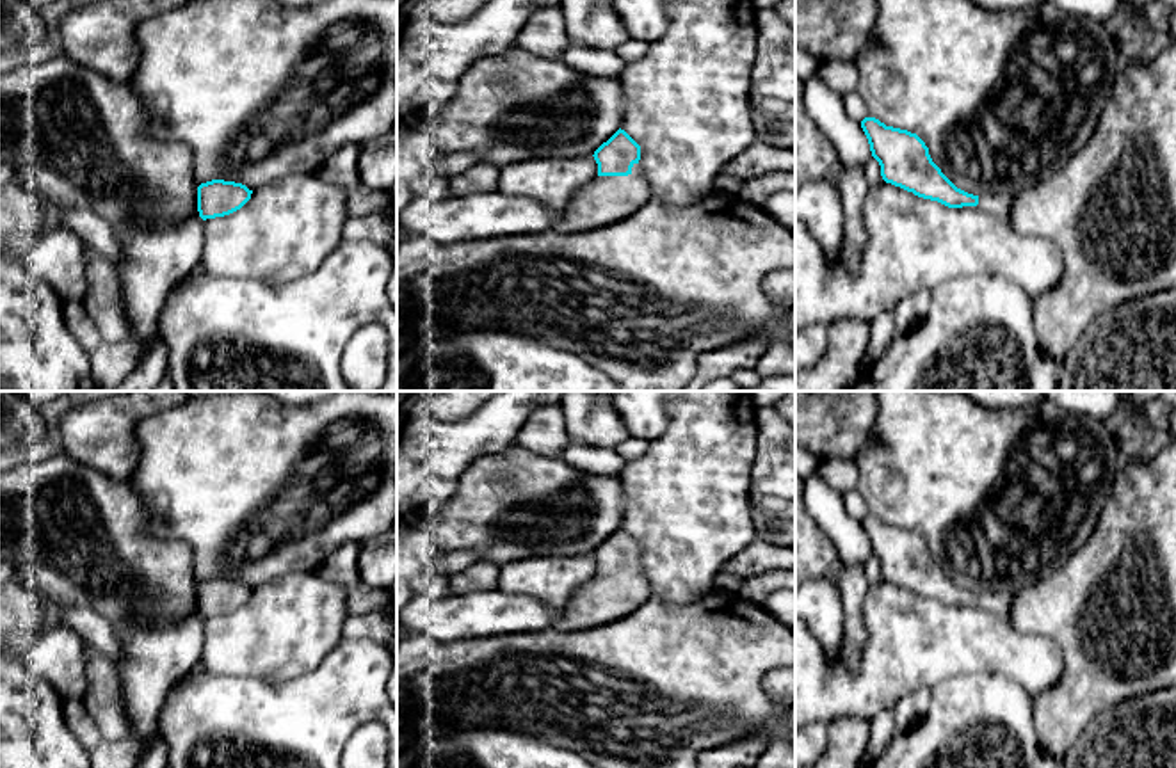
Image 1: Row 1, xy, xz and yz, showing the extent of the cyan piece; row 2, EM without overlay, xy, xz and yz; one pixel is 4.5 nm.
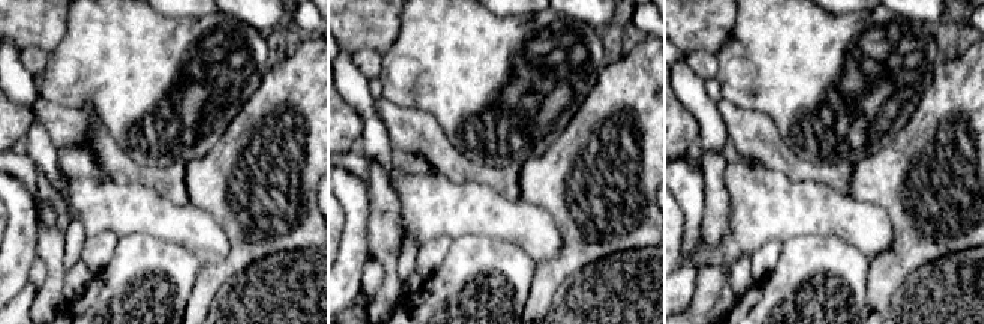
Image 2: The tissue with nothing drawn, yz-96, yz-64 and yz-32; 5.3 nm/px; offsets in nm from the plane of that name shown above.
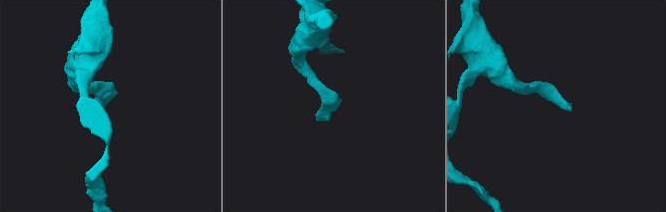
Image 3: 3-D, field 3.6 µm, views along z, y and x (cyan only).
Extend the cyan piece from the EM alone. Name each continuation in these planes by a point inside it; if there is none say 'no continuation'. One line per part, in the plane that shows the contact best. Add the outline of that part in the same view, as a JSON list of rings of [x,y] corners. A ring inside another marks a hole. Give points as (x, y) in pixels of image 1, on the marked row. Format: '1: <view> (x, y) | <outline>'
1: xz (605, 200) | [[[633,164],[628,176],[594,176],[576,190],[553,228],[560,233],[584,233],[630,217],[649,201],[646,183]]]

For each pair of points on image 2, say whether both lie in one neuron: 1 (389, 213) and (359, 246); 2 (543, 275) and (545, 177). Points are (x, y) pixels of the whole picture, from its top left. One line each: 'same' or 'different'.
1: different
2: same

